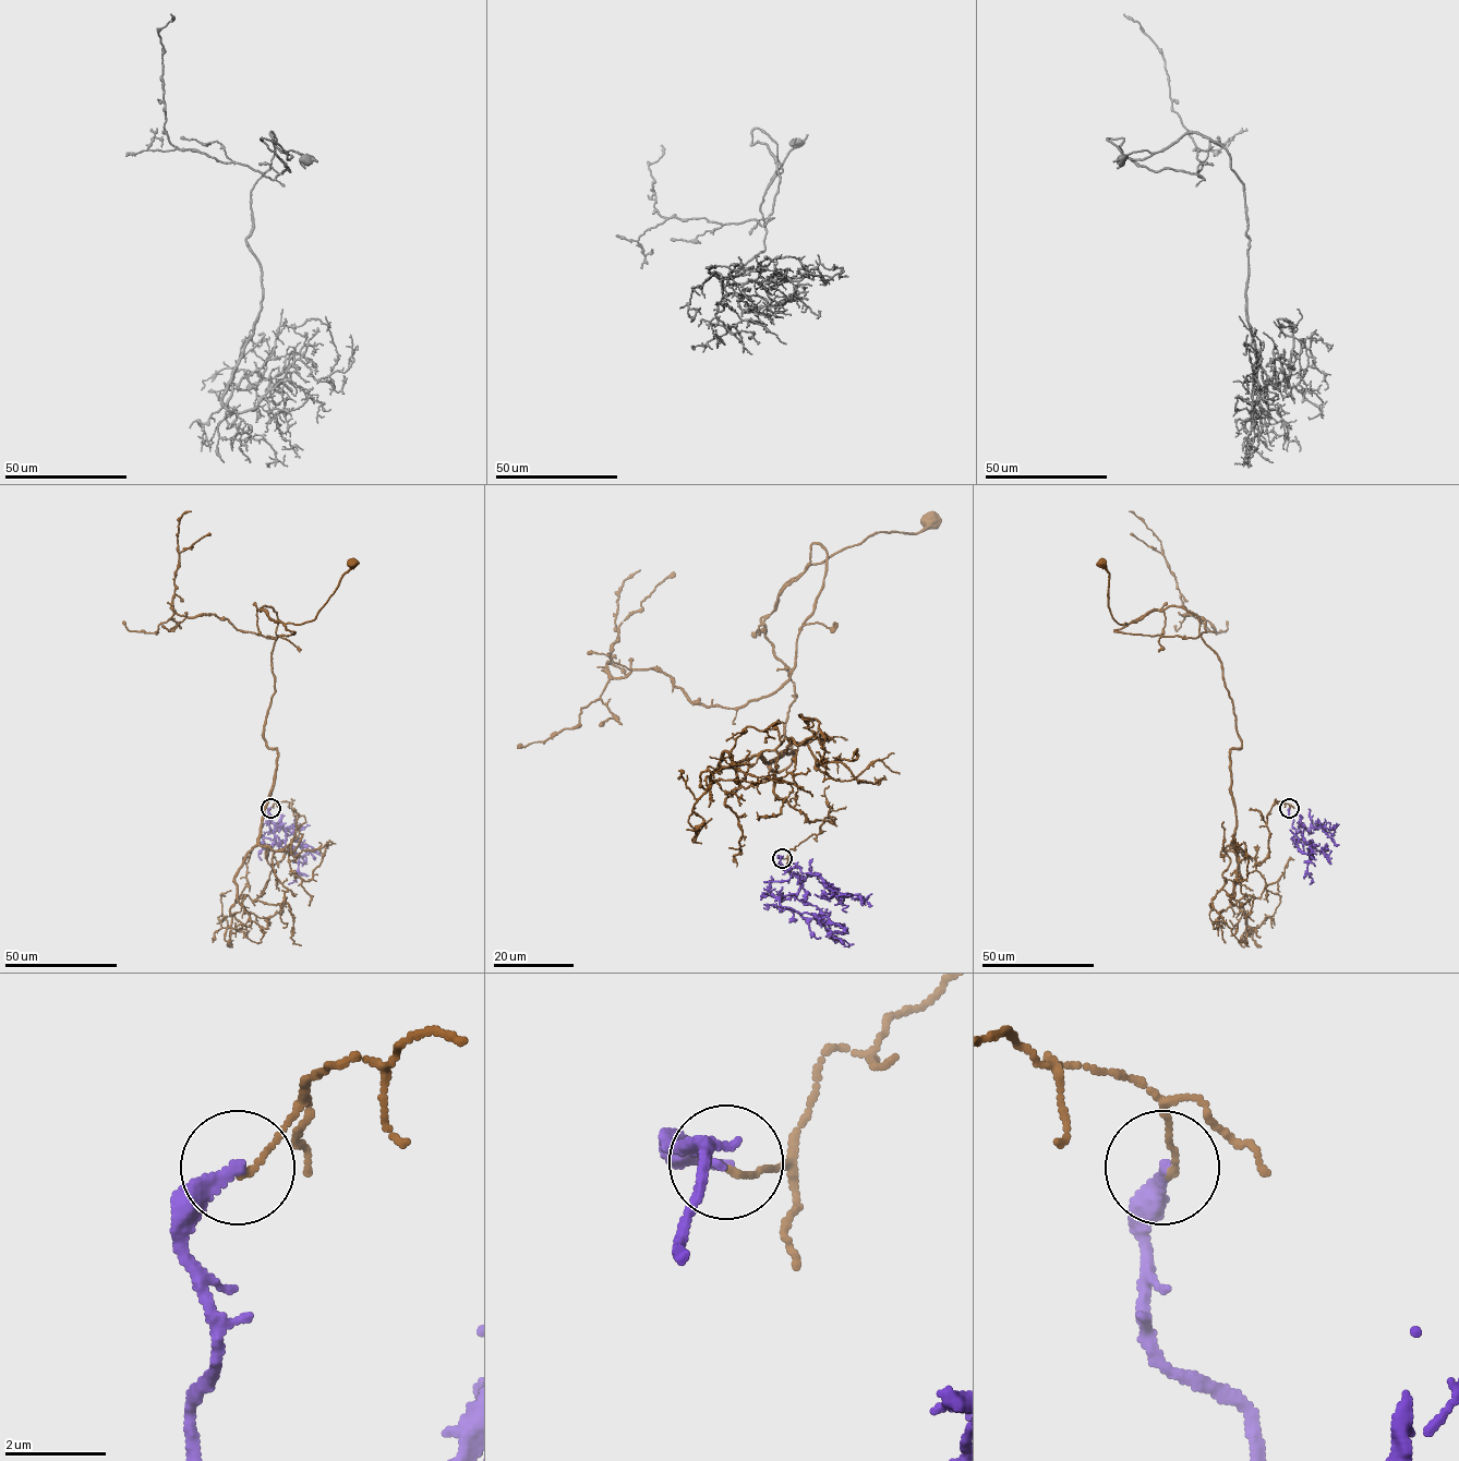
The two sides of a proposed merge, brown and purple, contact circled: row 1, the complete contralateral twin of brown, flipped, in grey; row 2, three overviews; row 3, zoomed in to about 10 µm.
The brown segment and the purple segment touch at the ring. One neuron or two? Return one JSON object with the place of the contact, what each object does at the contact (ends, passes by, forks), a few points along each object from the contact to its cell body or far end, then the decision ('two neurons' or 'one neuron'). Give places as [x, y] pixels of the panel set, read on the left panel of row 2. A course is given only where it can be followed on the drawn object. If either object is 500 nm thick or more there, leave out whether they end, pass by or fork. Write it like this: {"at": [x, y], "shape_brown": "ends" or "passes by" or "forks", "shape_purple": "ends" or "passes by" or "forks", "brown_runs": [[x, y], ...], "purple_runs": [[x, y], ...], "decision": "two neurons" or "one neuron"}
{"at": [270, 808], "shape_brown": "ends", "shape_purple": "ends", "brown_runs": [[270, 807], [291, 804], [299, 834], [274, 865], [258, 836], [278, 618], [261, 608], [314, 619], [352, 562]], "purple_runs": [[270, 807], [269, 826], [275, 837], [264, 837], [263, 843], [274, 850], [293, 848], [302, 856], [304, 850]], "decision": "two neurons"}

